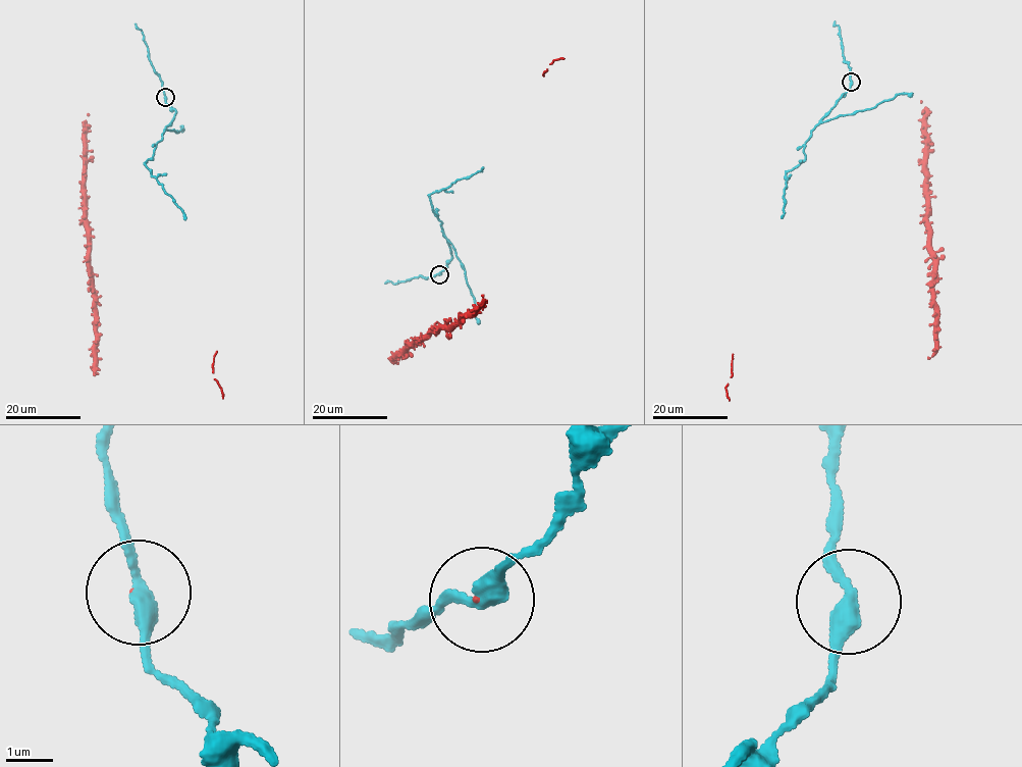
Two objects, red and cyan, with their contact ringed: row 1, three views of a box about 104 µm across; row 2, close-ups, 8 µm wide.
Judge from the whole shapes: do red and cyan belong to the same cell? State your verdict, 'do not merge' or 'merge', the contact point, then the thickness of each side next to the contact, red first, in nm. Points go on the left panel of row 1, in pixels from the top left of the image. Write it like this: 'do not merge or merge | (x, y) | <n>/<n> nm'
merge | (165, 97) | 20/320 nm

